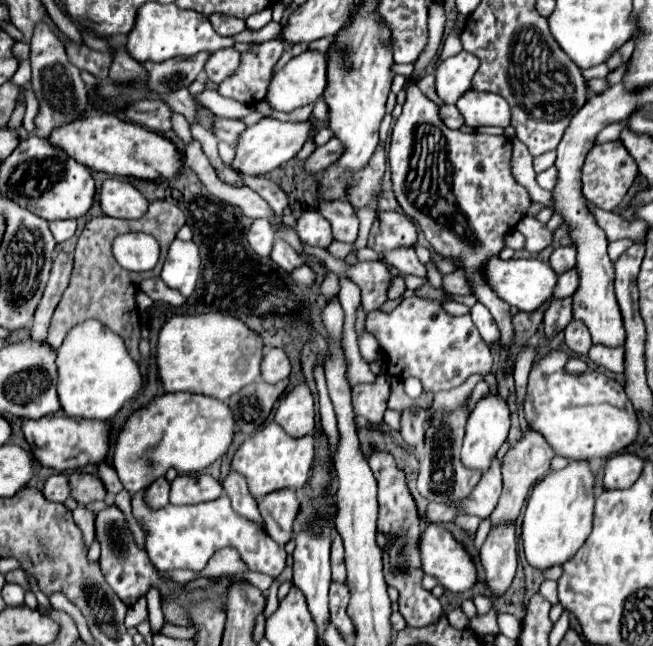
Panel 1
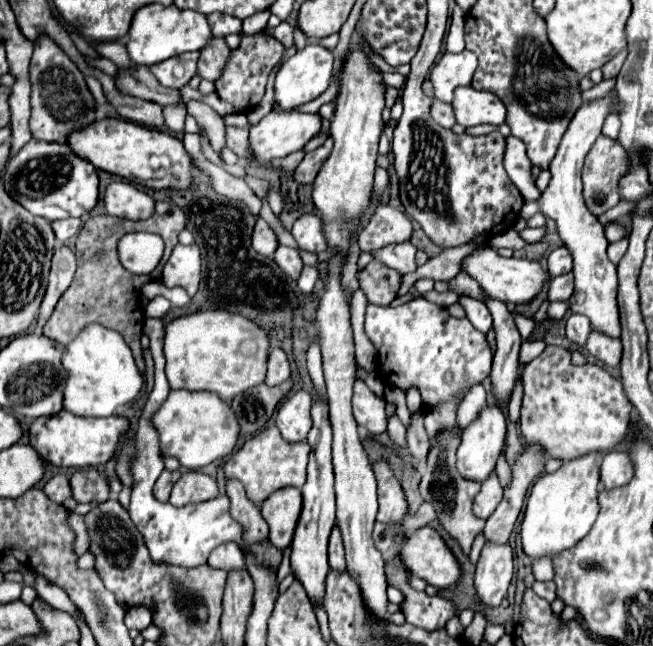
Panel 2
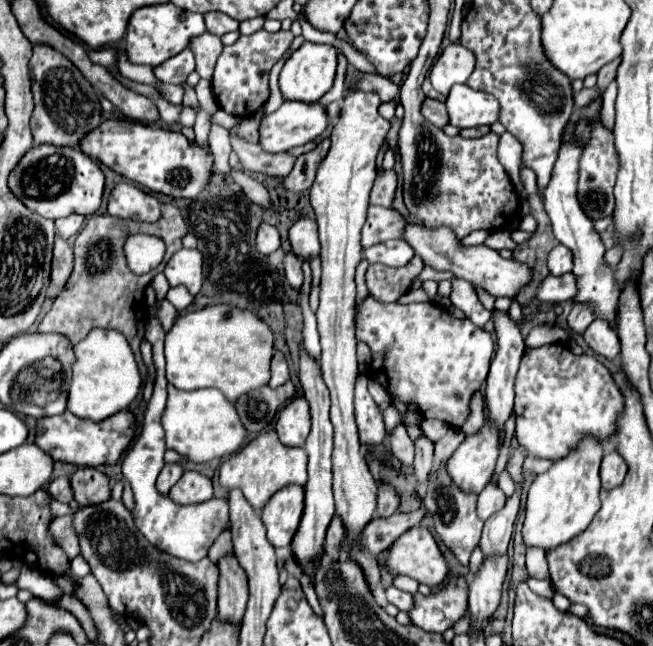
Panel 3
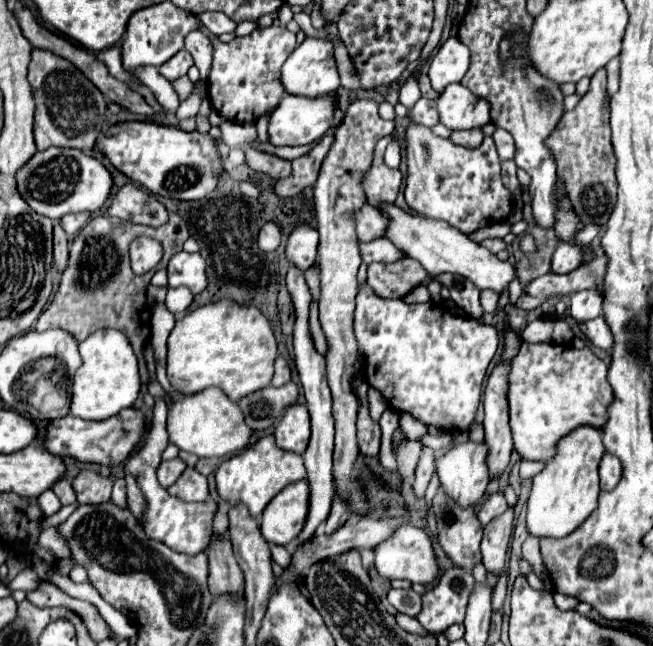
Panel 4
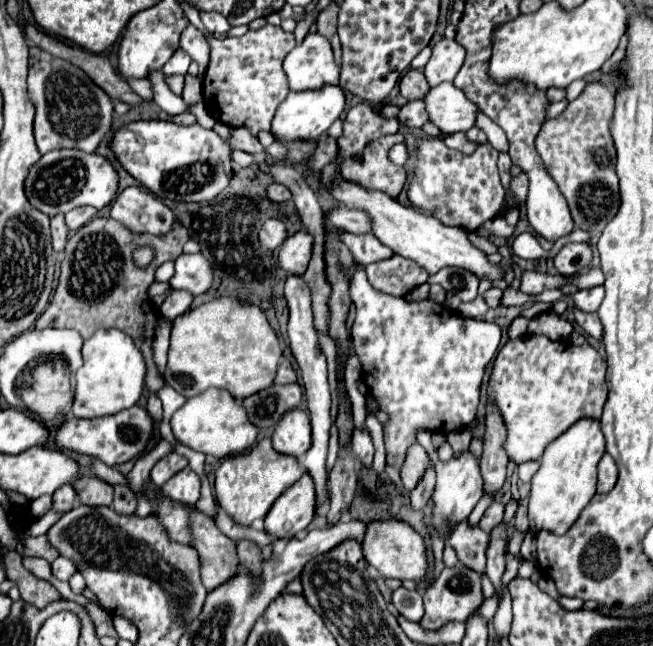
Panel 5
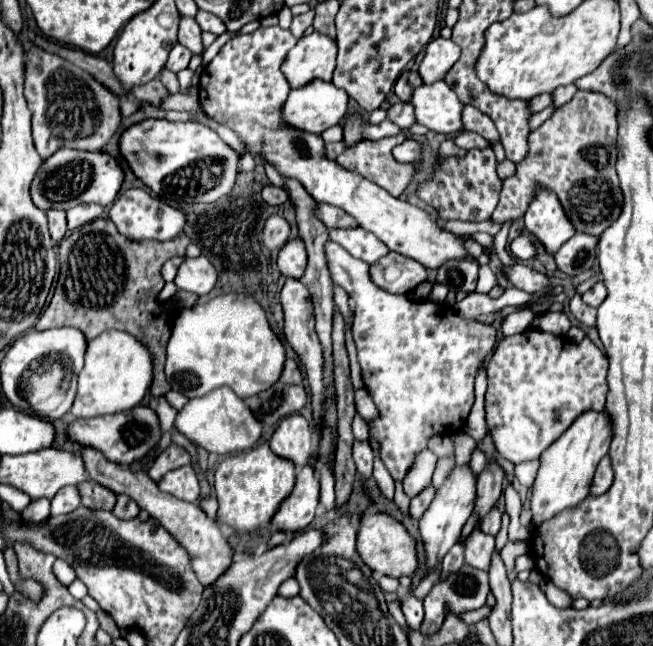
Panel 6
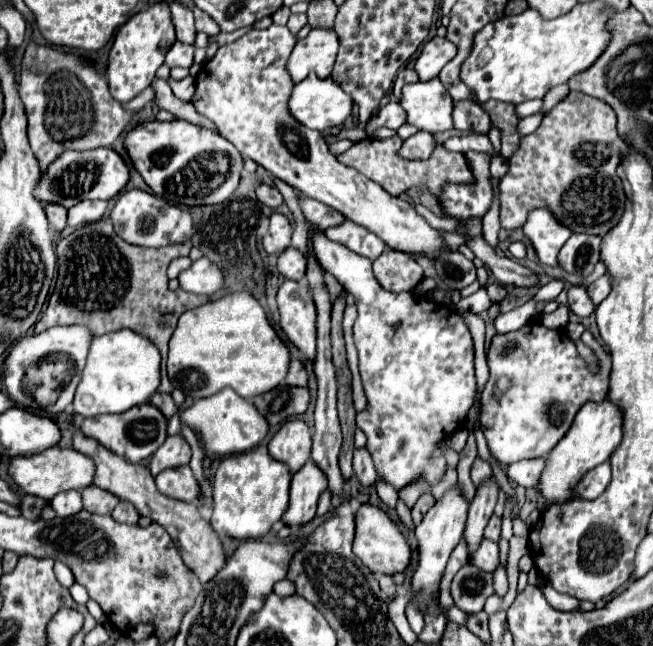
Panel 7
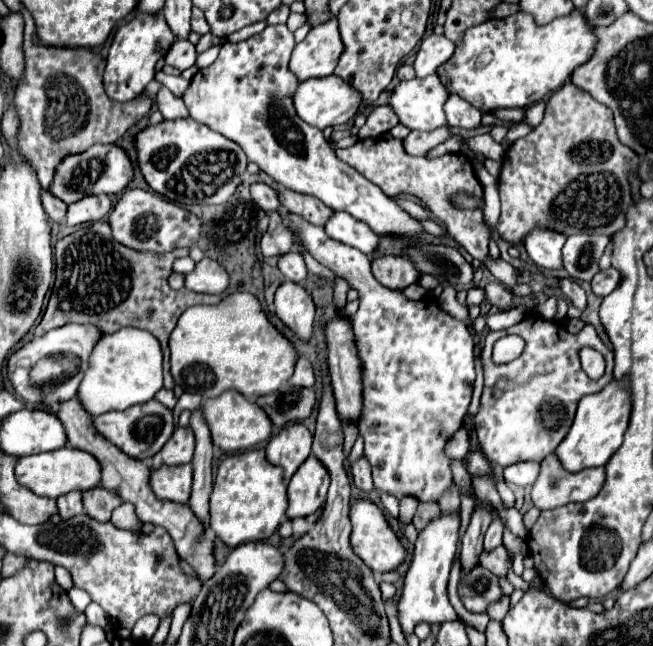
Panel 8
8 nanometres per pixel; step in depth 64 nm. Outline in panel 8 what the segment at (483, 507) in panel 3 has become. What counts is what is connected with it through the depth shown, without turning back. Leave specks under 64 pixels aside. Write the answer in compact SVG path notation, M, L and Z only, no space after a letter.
M494 518L484 538L484 550L494 550L496 546L502 546L502 528L502 520Z

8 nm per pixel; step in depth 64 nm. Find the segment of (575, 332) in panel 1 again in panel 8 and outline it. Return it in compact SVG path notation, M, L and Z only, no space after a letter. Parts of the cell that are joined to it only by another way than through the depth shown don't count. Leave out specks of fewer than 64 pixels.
M608 268L608 270L602 270L602 272L598 272L594 278L592 278L592 292L596 294L596 296L600 296L600 298L604 298L604 296L608 296L614 288L616 288L616 284L620 282L620 272L616 272L614 268Z

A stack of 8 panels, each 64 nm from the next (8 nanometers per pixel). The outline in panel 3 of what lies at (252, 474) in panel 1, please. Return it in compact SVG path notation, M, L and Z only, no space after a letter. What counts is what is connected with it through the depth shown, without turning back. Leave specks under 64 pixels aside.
M266 430L220 466L220 484L224 488L240 488L252 508L262 510L270 496L280 488L288 484L302 486L306 482L306 460L304 448L288 448L280 444L276 430Z

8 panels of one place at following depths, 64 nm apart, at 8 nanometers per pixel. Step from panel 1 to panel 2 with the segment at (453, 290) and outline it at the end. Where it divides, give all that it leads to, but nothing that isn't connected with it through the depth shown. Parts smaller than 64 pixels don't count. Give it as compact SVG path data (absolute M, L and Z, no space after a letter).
M464 270L458 272L450 282L448 282L450 290L454 290L460 296L472 296L476 300L484 300L484 290L480 288L480 284L476 284L476 280L472 280L472 276L468 276Z

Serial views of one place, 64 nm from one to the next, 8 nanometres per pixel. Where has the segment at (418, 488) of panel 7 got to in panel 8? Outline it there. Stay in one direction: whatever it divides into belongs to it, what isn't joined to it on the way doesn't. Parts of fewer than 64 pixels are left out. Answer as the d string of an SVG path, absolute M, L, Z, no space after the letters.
M402 496L400 498L400 522L410 522L414 516L414 510L418 506L418 500L414 496Z

